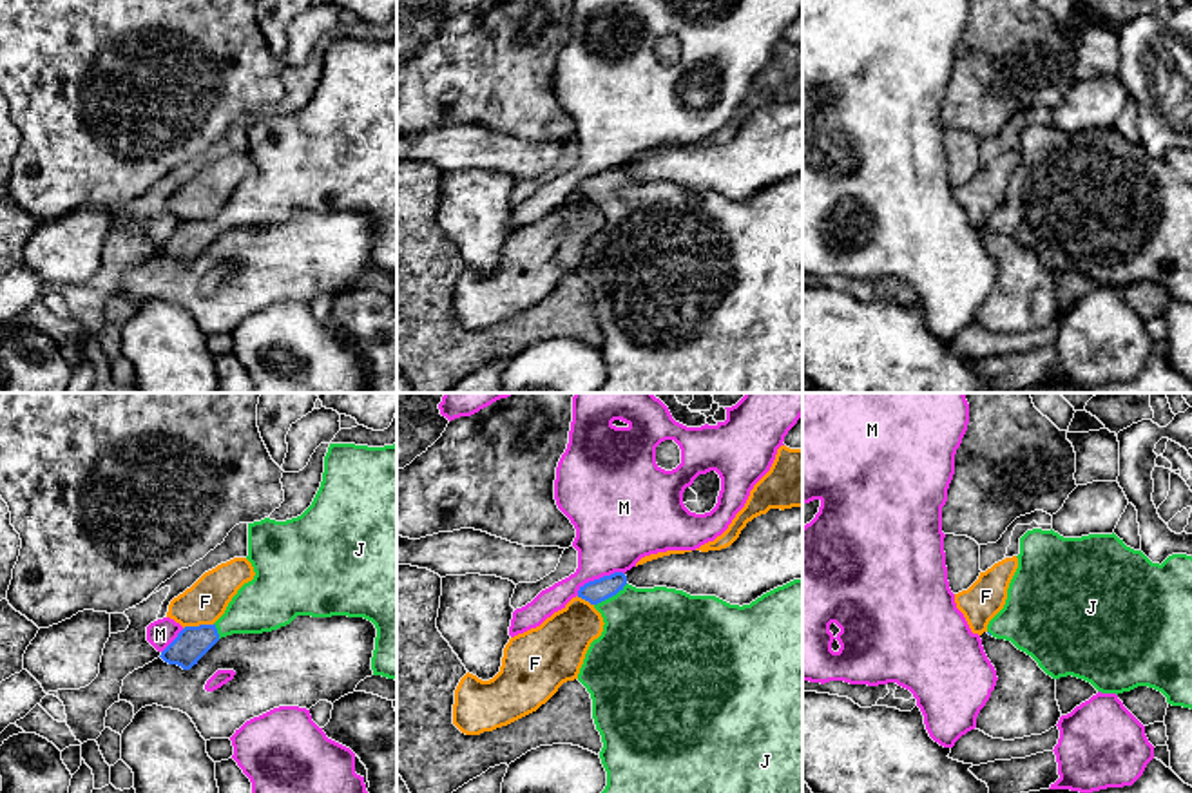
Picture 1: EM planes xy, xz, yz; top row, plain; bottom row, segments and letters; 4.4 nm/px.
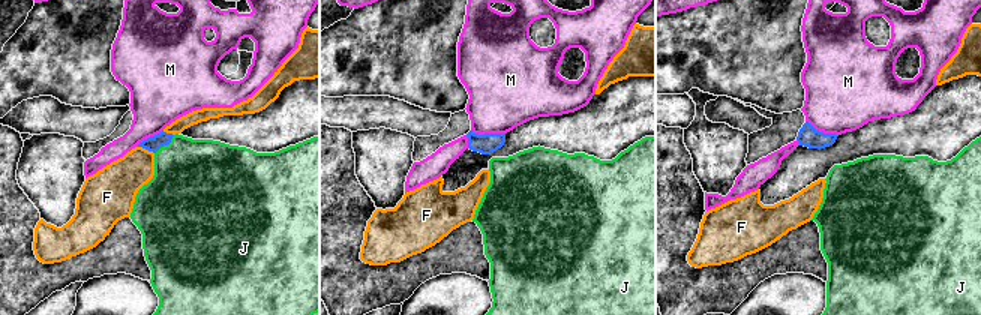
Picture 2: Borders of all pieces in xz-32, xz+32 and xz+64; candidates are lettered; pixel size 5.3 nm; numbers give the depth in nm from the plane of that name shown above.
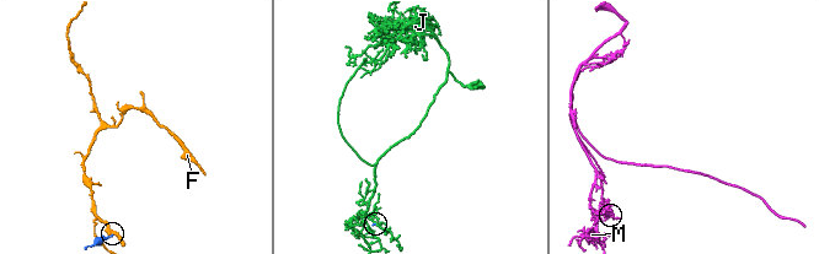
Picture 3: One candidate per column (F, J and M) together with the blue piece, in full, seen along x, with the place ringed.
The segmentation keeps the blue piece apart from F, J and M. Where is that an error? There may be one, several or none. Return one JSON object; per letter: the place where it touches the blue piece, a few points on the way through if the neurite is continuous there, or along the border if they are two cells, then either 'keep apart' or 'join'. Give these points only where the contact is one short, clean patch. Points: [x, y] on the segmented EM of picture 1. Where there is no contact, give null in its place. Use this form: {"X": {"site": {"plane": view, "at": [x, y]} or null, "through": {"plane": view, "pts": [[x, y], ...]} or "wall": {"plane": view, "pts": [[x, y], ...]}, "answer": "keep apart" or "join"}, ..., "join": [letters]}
{"F": {"site": {"plane": "xy", "at": [198, 627]}, "wall": {"plane": "xy", "pts": [[212, 623], [183, 629]]}, "answer": "keep apart"}, "J": {"site": {"plane": "xz", "at": [611, 596]}, "through": {"plane": "xz", "pts": [[605, 587], [611, 596], [651, 636]]}, "answer": "join"}, "M": {"site": {"plane": "xz", "at": [600, 578]}, "wall": {"plane": "xz", "pts": [[624, 573], [589, 580], [576, 594]]}, "answer": "keep apart"}, "join": ["J"]}

